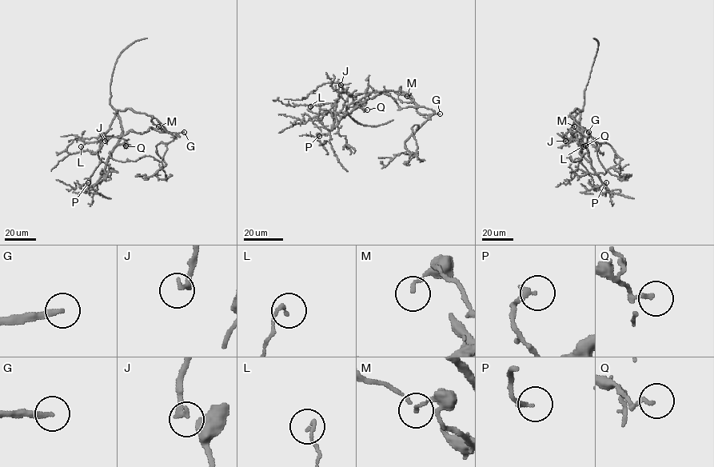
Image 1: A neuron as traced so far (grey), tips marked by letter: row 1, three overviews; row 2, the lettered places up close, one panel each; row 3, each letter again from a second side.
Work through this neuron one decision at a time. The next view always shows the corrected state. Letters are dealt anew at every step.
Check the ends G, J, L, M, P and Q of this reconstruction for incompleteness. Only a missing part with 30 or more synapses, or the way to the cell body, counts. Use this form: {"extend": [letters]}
{"extend": ["G", "J"]}

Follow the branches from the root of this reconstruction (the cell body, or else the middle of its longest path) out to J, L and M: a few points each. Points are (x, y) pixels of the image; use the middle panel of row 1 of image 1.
J: (372, 97), (362, 106), (356, 106), (353, 97), (341, 85)
L: (372, 97), (362, 106), (356, 104), (361, 102), (343, 117), (334, 111), (330, 103), (310, 106)
M: (372, 97), (393, 91), (400, 93), (398, 98), (403, 101), (413, 100), (409, 94), (407, 96)

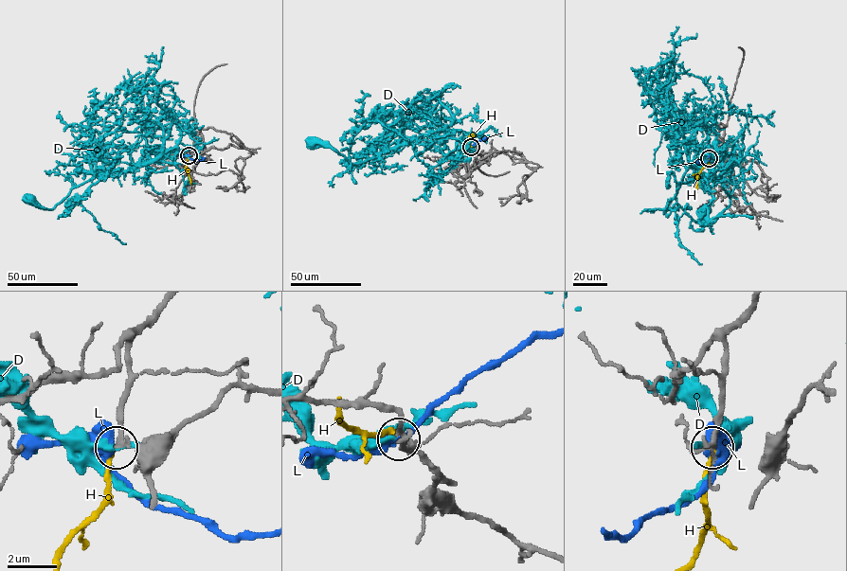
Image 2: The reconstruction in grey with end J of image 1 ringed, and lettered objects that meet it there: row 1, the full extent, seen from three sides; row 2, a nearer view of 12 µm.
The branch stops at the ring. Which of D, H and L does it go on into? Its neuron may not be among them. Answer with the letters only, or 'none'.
H

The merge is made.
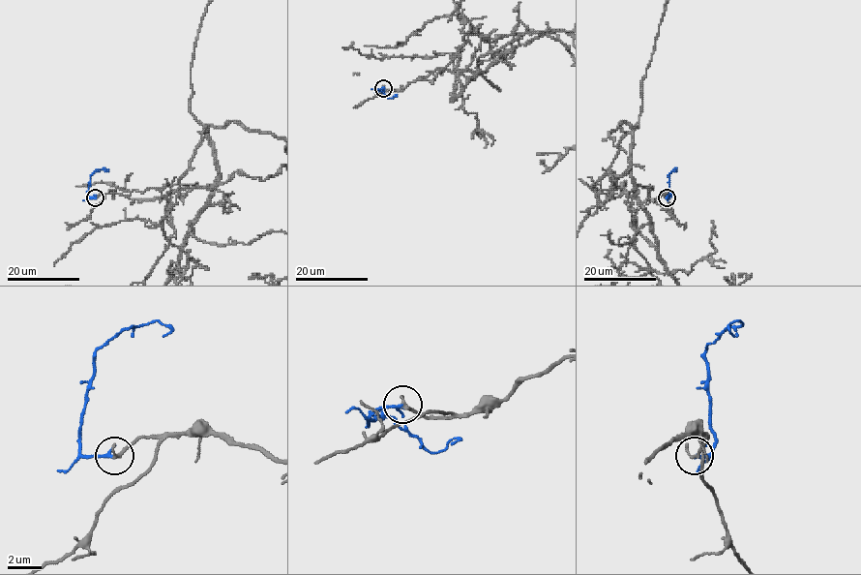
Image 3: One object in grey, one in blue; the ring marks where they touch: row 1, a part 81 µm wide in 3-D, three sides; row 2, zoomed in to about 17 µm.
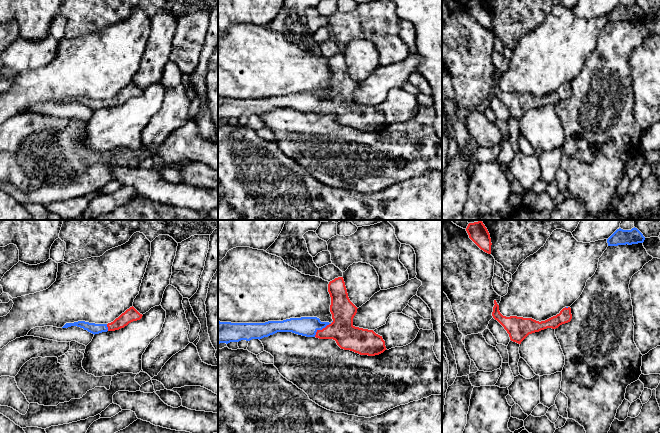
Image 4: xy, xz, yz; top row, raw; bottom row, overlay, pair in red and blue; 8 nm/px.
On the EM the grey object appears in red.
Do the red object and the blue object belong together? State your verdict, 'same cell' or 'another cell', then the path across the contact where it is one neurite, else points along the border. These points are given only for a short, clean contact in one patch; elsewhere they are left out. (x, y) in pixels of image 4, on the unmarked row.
same cell; runs through xz (348, 113), (341, 106), (323, 104), (306, 102)

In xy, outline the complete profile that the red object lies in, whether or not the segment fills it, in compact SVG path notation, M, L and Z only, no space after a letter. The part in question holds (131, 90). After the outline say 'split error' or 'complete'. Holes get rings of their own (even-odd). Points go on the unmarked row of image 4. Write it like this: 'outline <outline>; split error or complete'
outline M132 82L129 85L127 85L124 89L122 89L118 94L116 94L113 98L108 100L95 100L95 99L89 99L85 97L78 97L74 99L66 99L62 104L77 102L95 111L102 108L115 107L124 104L129 99L140 96L142 92L143 91L140 90Z; split error

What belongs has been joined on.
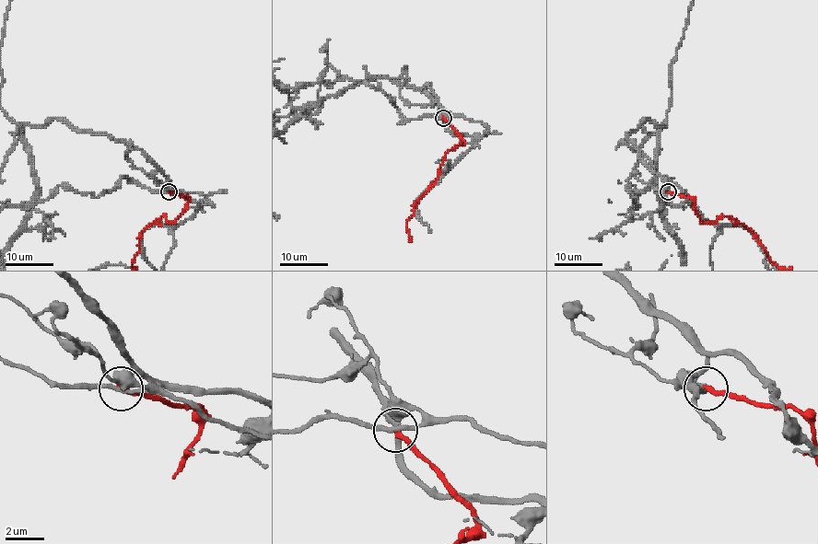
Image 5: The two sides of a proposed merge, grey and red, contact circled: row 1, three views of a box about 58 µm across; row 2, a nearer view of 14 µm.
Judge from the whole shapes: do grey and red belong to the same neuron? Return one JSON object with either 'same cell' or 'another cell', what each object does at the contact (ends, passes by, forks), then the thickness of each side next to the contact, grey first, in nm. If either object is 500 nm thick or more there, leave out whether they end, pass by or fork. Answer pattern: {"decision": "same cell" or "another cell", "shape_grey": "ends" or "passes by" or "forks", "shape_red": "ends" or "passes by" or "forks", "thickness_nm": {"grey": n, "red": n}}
{"decision": "another cell", "shape_grey": "passes by", "shape_red": "ends", "thickness_nm": {"grey": 200, "red": 240}}

